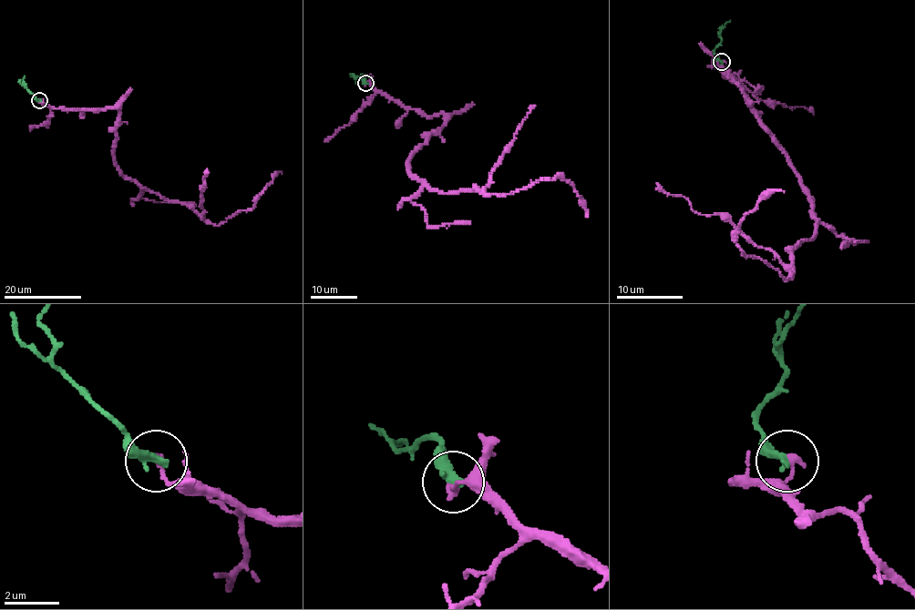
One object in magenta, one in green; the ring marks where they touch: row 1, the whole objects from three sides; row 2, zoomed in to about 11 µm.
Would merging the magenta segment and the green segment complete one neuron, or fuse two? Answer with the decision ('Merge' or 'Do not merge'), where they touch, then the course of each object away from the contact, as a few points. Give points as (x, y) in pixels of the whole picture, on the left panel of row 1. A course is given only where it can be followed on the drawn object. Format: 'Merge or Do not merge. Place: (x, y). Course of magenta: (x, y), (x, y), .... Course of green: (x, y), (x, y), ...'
Do not merge. Place: (39, 100). Course of magenta: (39, 99), (54, 108), (117, 108), (118, 170), (169, 201), (190, 205), (211, 223), (251, 209), (282, 173). Course of green: (39, 100), (26, 86), (24, 76)

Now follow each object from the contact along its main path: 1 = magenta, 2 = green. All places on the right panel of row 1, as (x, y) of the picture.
1: (721, 60), (817, 220), (783, 279), (743, 254), (735, 232), (772, 192), (784, 193)
2: (721, 62), (714, 52), (721, 38), (721, 28), (730, 20)

